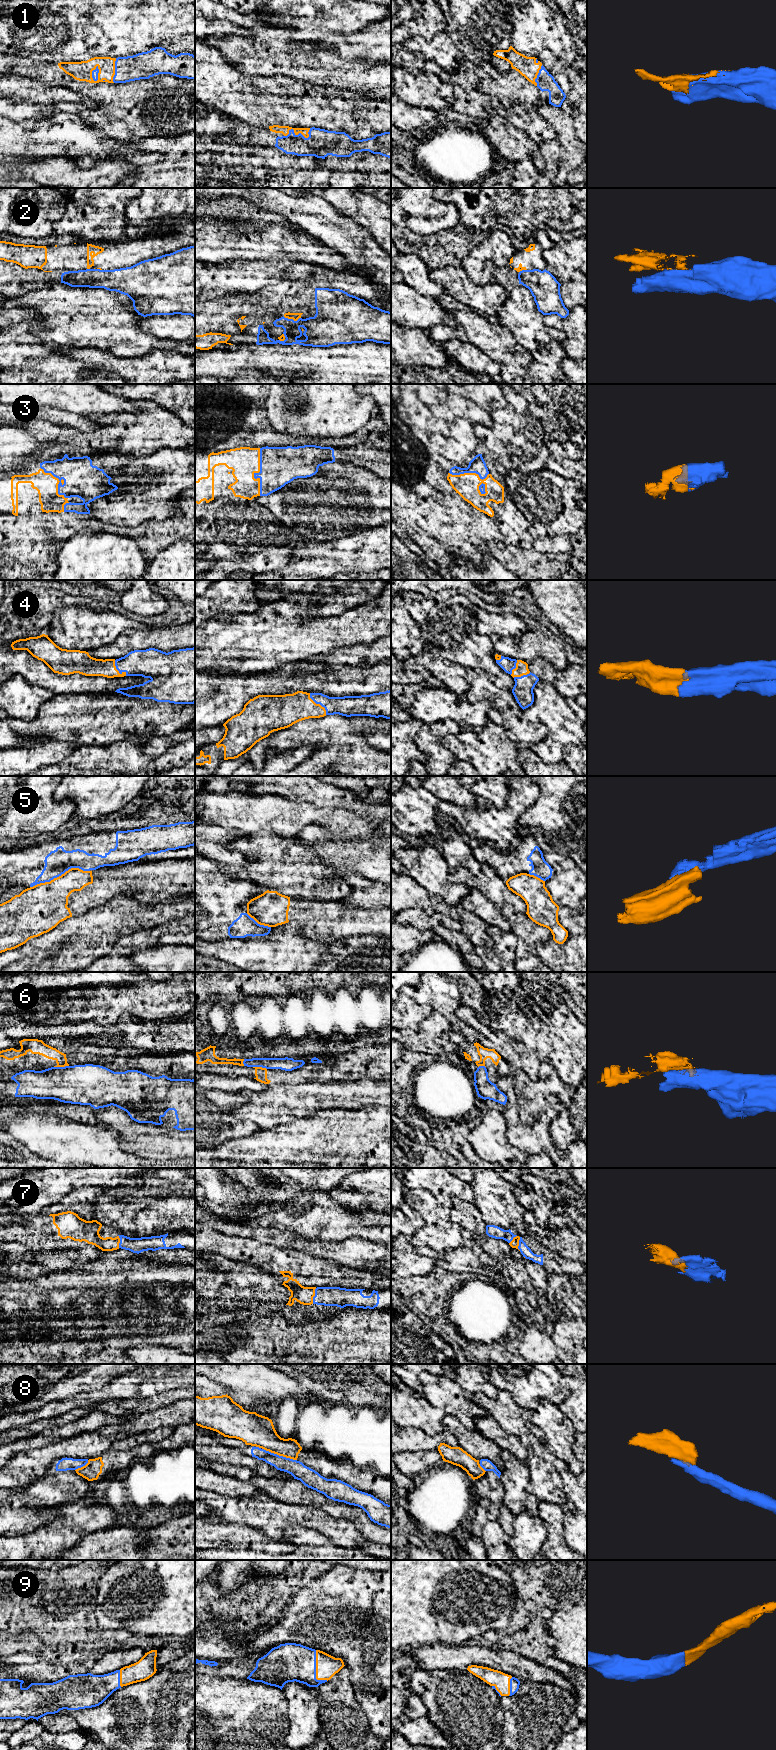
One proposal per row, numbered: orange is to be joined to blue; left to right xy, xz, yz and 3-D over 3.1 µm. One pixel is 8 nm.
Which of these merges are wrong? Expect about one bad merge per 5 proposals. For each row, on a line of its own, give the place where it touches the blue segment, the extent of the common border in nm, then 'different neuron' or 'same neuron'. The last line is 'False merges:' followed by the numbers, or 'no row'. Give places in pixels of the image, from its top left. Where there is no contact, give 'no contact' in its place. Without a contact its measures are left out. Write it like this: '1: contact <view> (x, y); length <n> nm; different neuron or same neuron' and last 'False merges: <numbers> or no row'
1: contact xz (299, 133); length 220 nm; same neuron
2: contact xz (292, 319); length 140 nm; different neuron
3: contact xz (256, 473); length 380 nm; same neuron
4: contact xz (318, 703); length 220 nm; same neuron
5: contact xy (59, 875); length 500 nm; different neuron
6: contact xy (61, 1067); length 120 nm; different neuron
7: contact xz (314, 1296); length 130 nm; same neuron
8: contact xz (278, 1455); length 300 nm; different neuron
9: contact xz (315, 1670); length 260 nm; same neuron
False merges: 2, 5, 6, 8

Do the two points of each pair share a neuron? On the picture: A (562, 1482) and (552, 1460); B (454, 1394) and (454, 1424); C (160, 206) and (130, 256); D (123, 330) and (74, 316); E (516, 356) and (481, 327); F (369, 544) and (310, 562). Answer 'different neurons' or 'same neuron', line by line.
A: different neurons
B: different neurons
C: different neurons
D: same neuron
E: same neuron
F: same neuron

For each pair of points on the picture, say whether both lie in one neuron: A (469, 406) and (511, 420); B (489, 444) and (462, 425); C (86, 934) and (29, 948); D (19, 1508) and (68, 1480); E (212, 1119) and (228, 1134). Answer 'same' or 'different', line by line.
A: different
B: different
C: same
D: same
E: same

